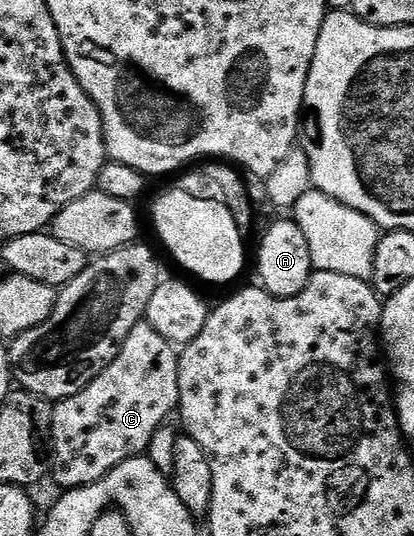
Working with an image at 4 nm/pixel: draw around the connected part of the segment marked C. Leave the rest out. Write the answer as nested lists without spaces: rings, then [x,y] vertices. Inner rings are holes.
[[[140,323],[134,327],[132,334],[128,334],[128,338],[123,342],[122,348],[116,354],[114,361],[90,385],[84,390],[80,390],[80,394],[72,394],[66,400],[57,401],[53,405],[52,411],[49,413],[52,480],[54,476],[55,482],[60,486],[59,489],[69,490],[95,484],[100,478],[107,476],[116,466],[120,466],[120,462],[124,462],[133,456],[143,455],[147,451],[149,444],[152,442],[153,435],[156,434],[158,428],[170,420],[170,415],[172,417],[175,415],[178,407],[178,358],[179,353],[176,351],[175,345],[169,344],[163,336],[156,334],[156,330],[150,324]]]

